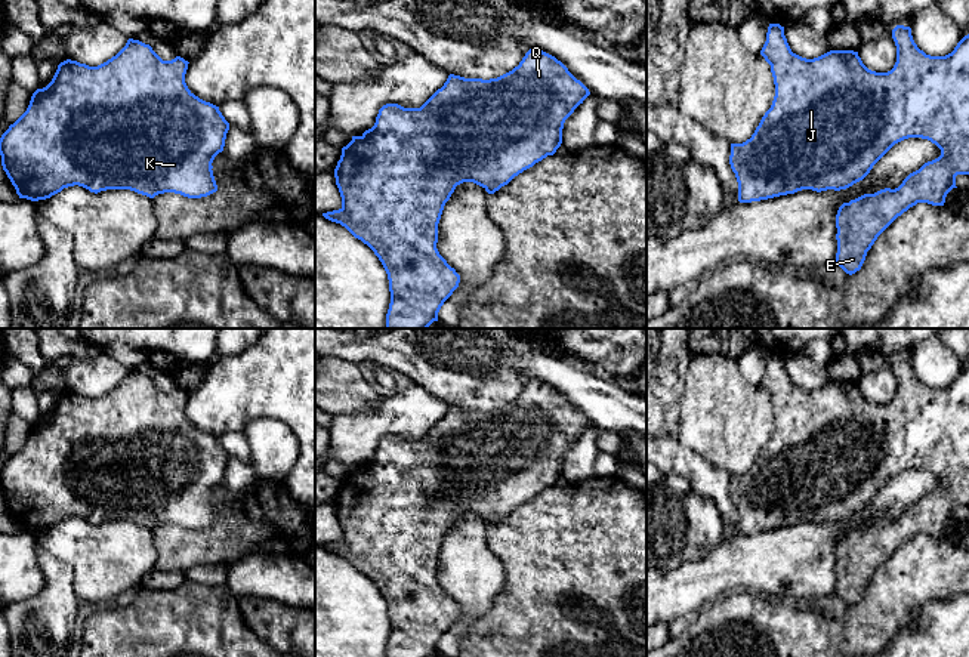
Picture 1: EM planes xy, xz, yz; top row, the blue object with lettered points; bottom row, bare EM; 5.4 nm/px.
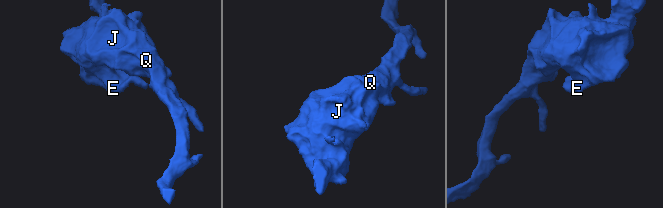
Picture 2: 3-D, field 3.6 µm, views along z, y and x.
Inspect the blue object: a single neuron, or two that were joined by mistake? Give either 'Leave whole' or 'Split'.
Leave whole

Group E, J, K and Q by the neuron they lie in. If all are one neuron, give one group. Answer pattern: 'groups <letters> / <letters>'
groups E J K Q

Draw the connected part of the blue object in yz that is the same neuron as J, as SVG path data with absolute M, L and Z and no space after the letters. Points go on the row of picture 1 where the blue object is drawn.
M769 24L760 55L771 65L775 96L752 138L743 144L731 144L729 164L738 182L740 203L768 200L802 189L817 192L846 189L862 181L895 144L908 138L928 139L941 149L938 158L910 173L898 188L864 194L839 207L834 263L849 275L861 269L867 252L898 216L917 203L944 206L947 194L957 188L956 176L969 175L969 34L945 56L931 56L920 50L910 27L897 25L892 38L897 46L897 62L891 71L876 73L868 70L854 50L830 50L814 59L802 58L791 52L784 27Z

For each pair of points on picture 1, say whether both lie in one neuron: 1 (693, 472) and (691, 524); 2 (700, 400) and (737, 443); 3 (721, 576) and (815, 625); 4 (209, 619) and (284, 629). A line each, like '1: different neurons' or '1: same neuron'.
1: different neurons
2: same neuron
3: different neurons
4: different neurons

